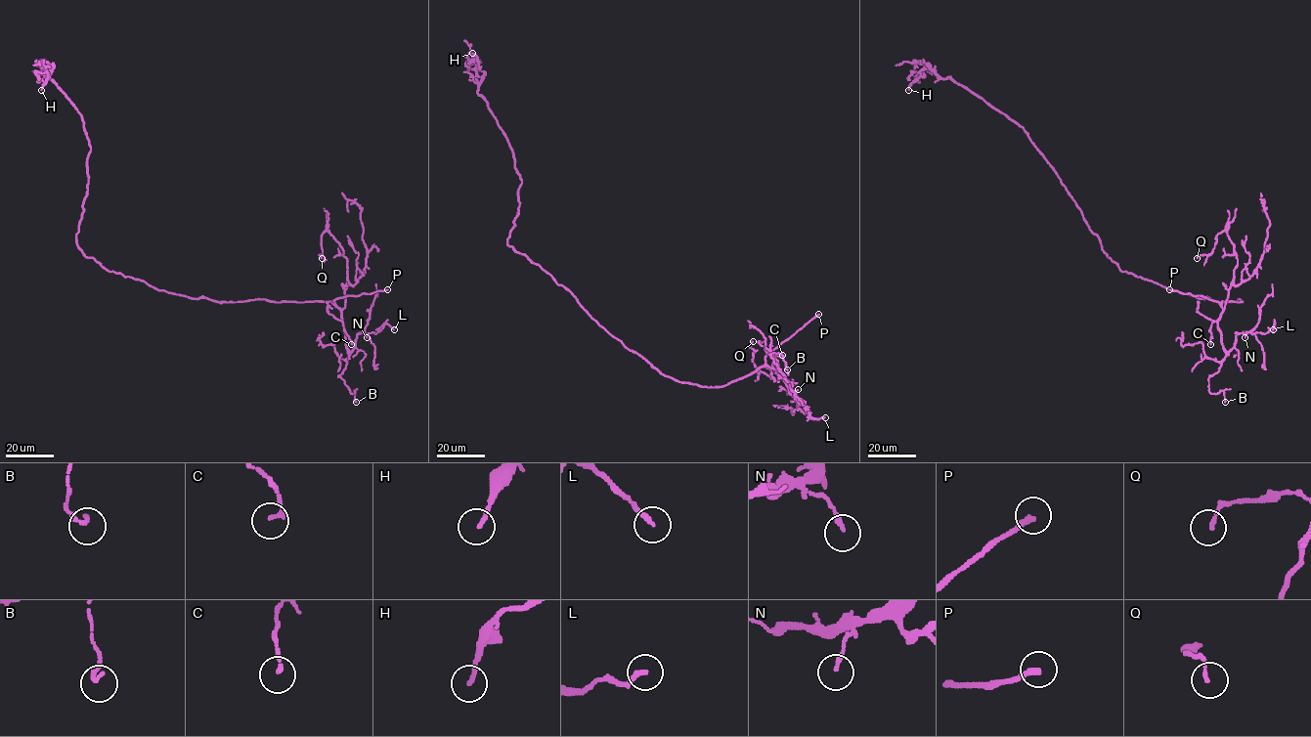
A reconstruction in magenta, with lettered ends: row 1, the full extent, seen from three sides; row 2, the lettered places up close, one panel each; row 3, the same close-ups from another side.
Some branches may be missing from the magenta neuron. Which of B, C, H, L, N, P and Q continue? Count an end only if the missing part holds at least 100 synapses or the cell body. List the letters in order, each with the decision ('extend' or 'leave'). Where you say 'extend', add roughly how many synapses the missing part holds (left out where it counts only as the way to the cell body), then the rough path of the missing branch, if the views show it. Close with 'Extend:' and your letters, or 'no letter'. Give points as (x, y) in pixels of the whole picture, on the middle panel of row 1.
B: leave
C: leave
H: leave
L: leave
N: leave
P: extend
Q: leave
Extend: P

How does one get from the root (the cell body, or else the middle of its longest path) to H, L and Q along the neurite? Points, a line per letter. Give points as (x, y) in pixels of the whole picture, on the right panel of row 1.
H: (1151, 281), (1121, 271), (1107, 255), (1022, 127), (951, 78), (939, 78), (928, 69), (908, 90)
L: (1151, 281), (1243, 301), (1221, 303), (1227, 352), (1240, 333), (1273, 329)
Q: (1151, 281), (1197, 297), (1243, 302), (1221, 306), (1237, 265), (1226, 231), (1209, 254), (1197, 258)

